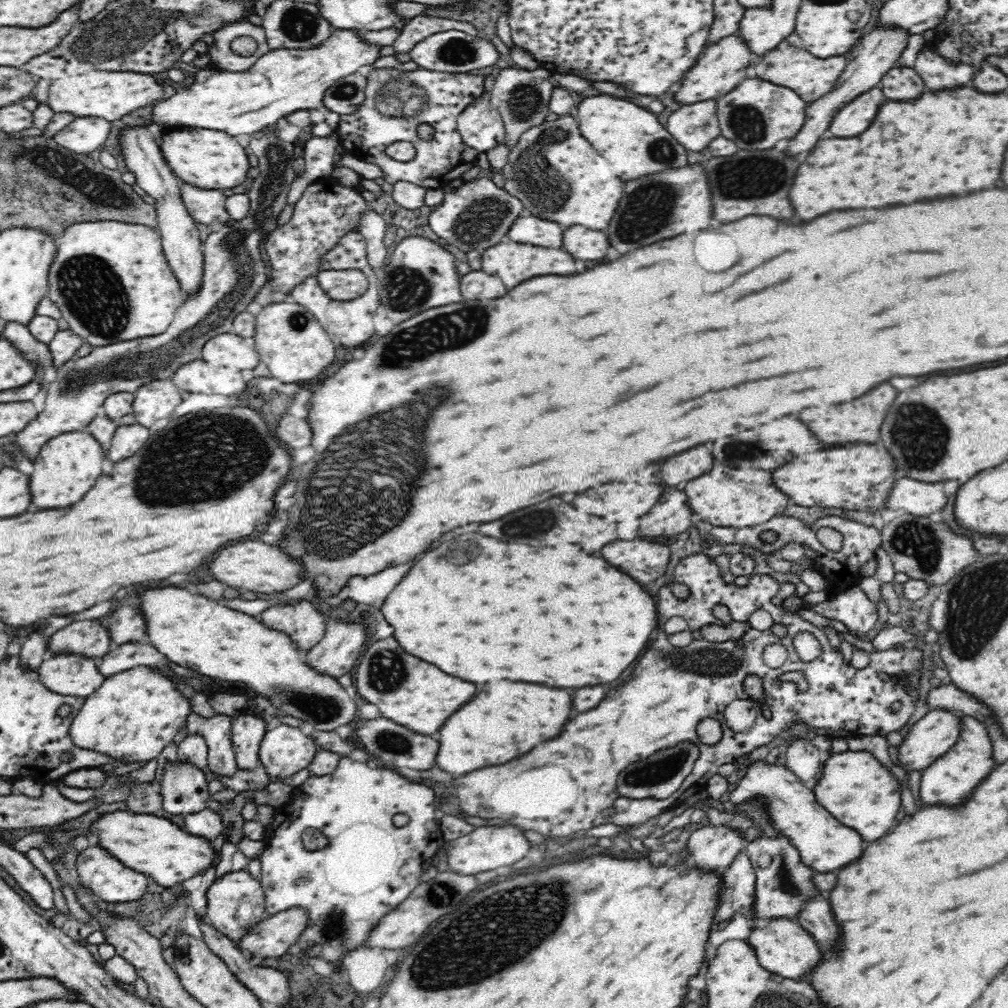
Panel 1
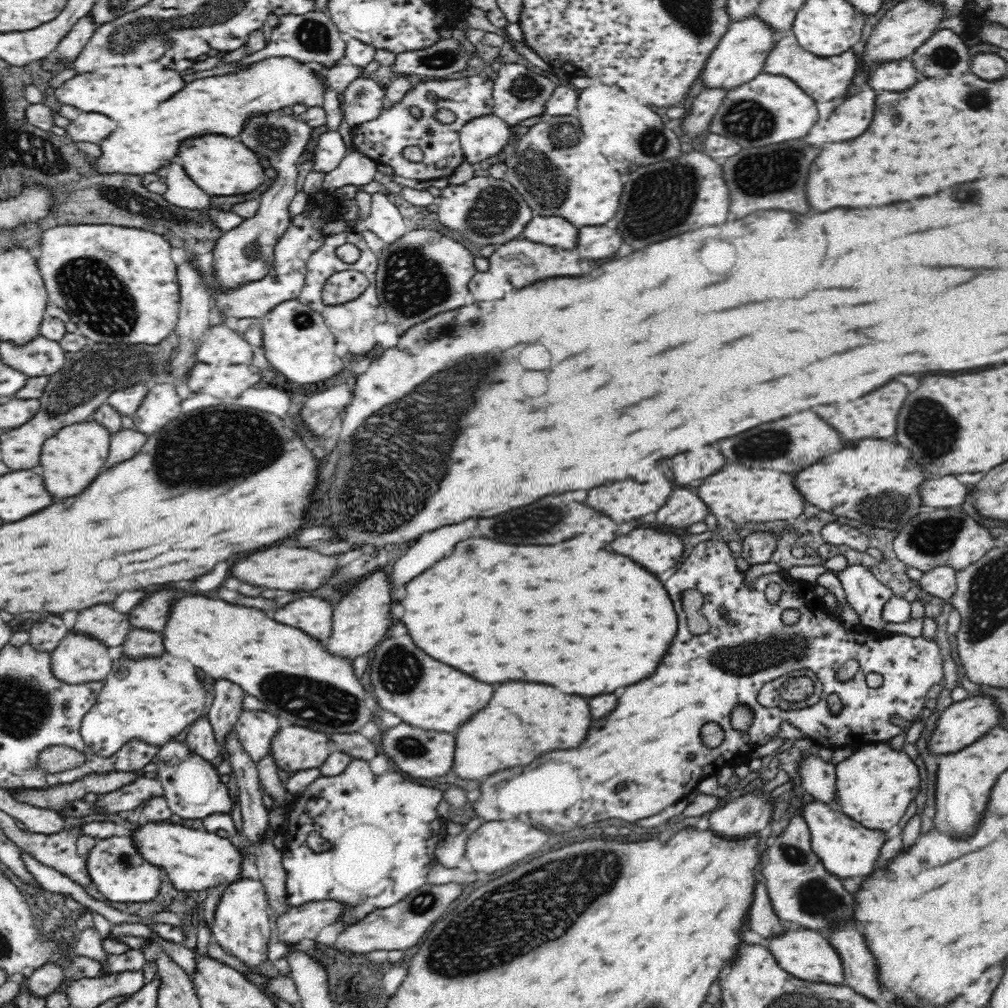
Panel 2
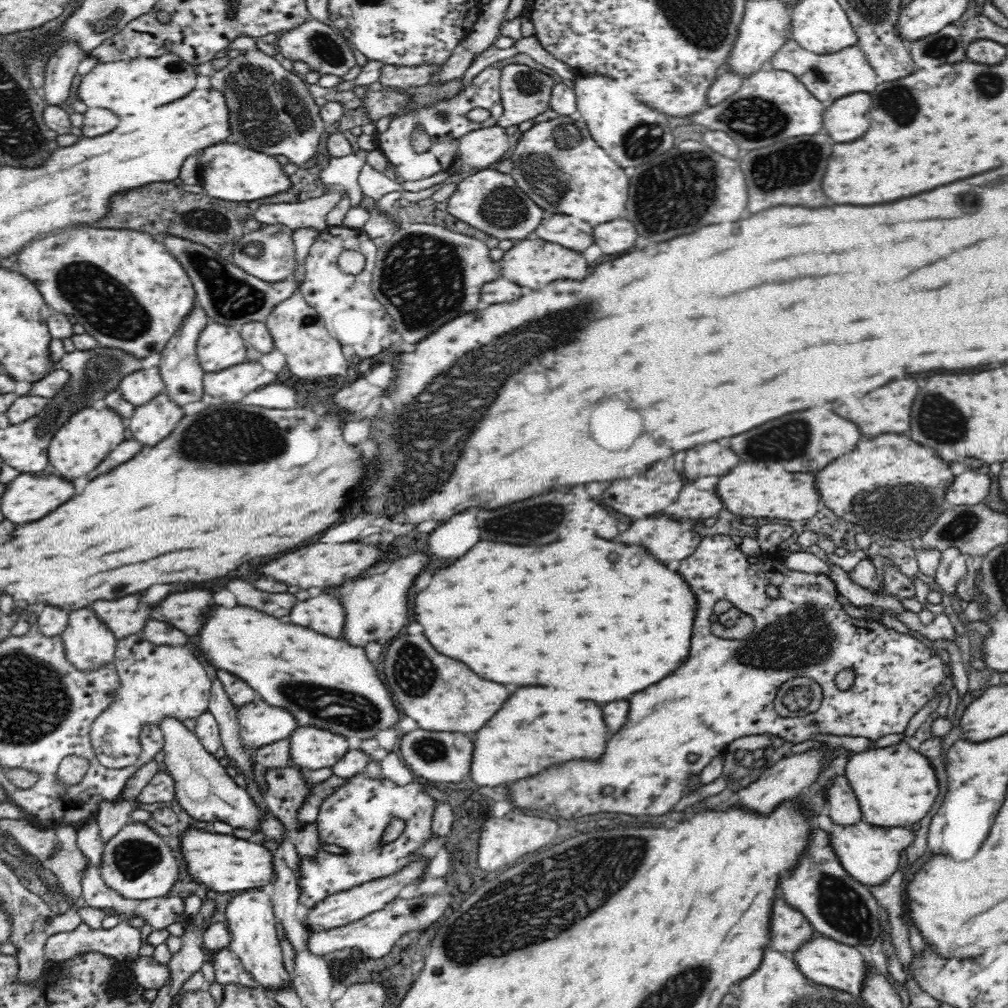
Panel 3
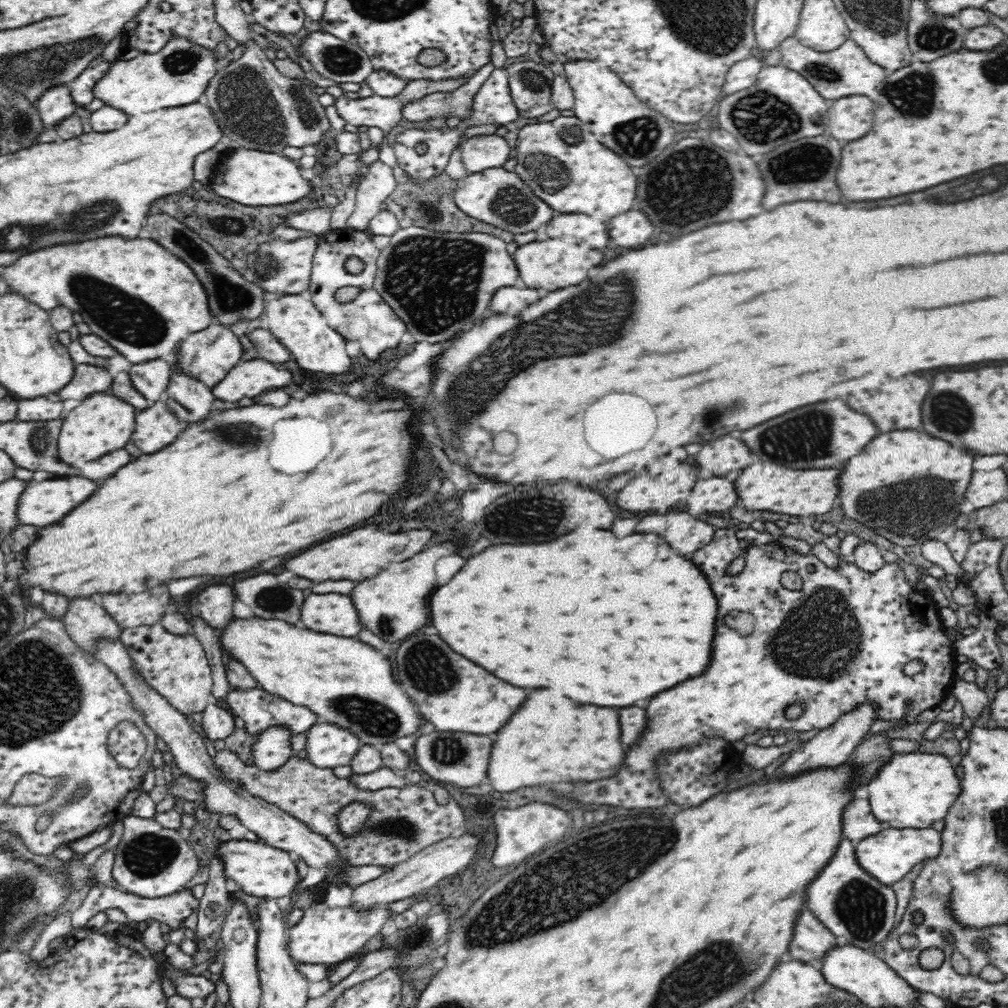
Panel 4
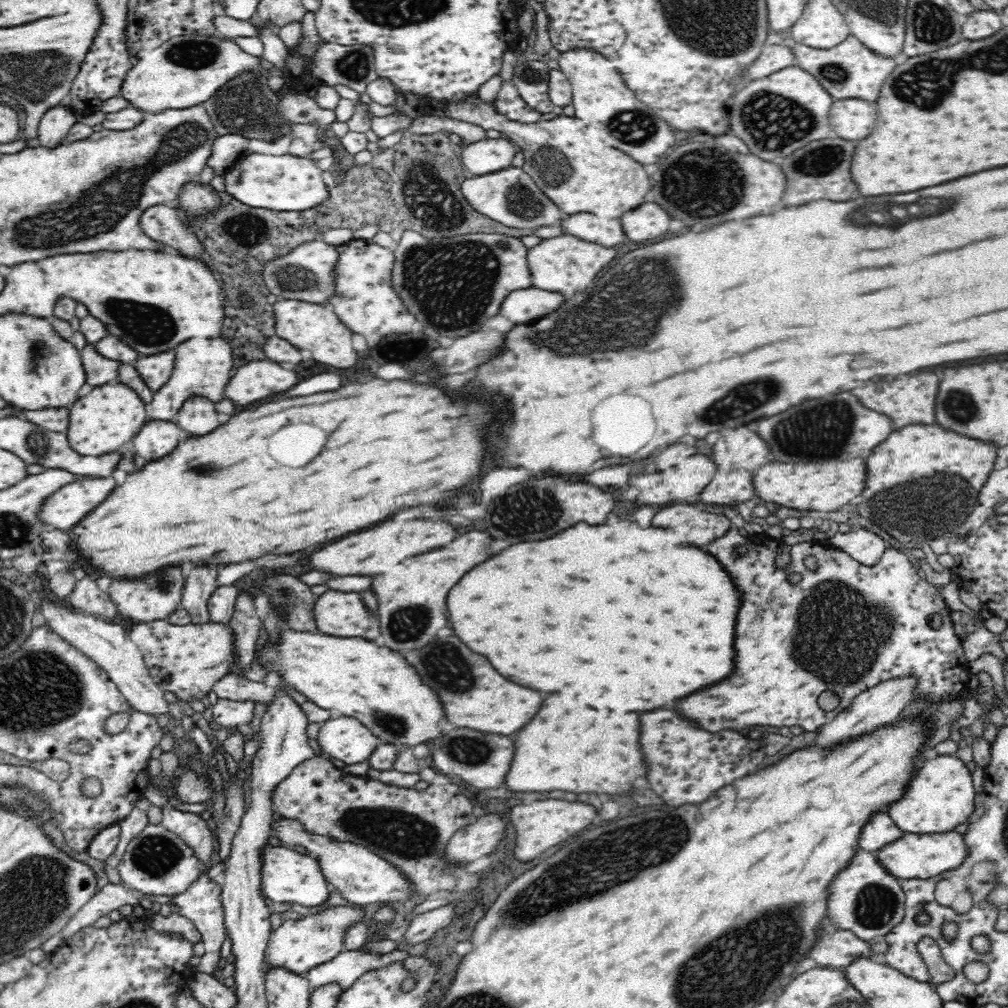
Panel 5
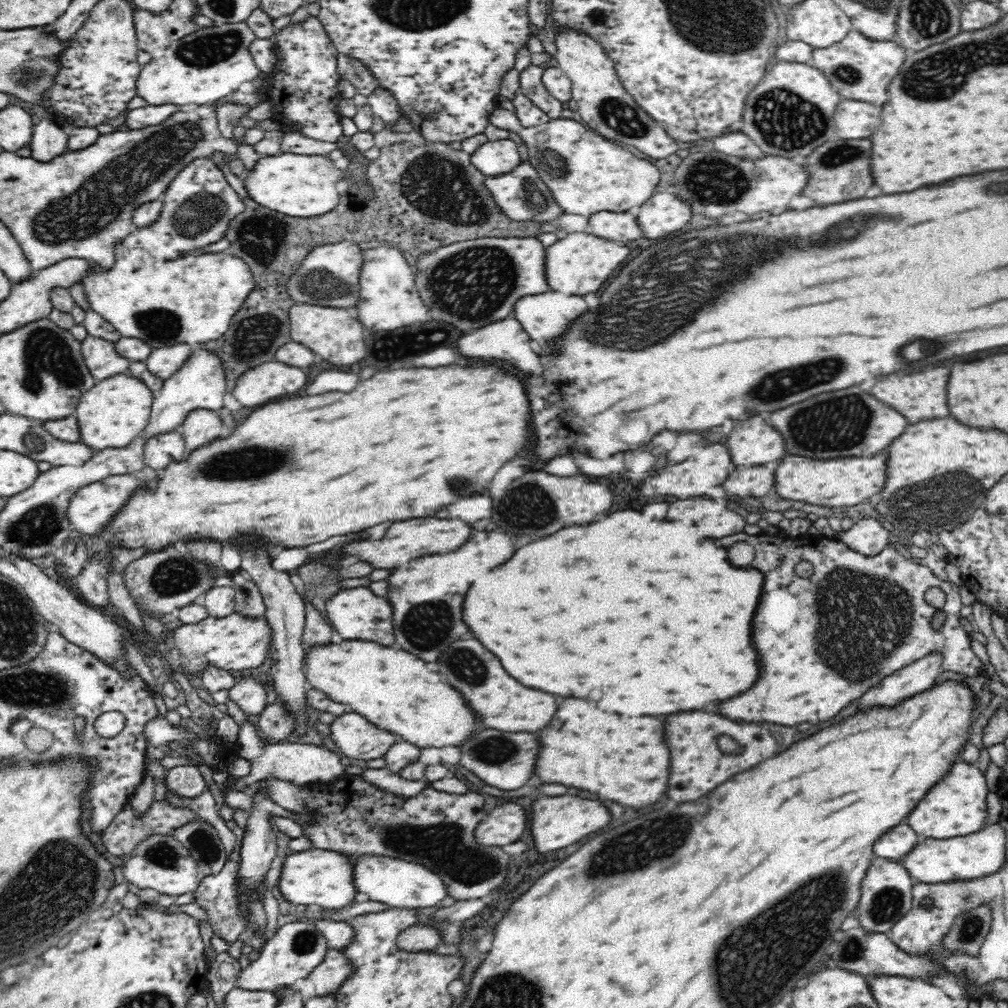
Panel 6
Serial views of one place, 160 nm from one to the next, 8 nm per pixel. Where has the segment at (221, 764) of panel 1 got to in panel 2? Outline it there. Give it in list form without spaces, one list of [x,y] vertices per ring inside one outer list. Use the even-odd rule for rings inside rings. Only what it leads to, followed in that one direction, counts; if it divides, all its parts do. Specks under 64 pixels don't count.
[[[215,679],[213,684],[215,698],[207,713],[206,719],[212,725],[214,739],[221,748],[221,754],[217,762],[228,761],[230,755],[226,751],[226,739],[228,733],[235,728],[235,724],[242,712],[242,696],[246,692],[240,688],[240,685],[230,682],[226,679]]]

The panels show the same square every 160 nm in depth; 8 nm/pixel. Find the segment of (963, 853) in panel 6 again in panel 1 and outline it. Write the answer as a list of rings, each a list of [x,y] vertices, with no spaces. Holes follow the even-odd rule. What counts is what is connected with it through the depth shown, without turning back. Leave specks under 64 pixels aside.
[[[764,760],[747,764],[745,776],[738,782],[736,789],[729,794],[729,805],[737,807],[756,800],[764,804],[770,824],[774,831],[786,837],[800,855],[804,865],[817,872],[834,872],[848,862],[860,858],[862,837],[854,829],[840,824],[816,801],[810,785],[800,781],[788,769],[787,764],[769,764]]]

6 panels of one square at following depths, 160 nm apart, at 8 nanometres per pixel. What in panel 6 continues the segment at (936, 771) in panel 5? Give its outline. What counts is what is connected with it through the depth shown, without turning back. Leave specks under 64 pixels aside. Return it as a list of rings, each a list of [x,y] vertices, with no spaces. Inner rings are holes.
[[[960,760],[938,784],[930,787],[928,794],[916,804],[916,810],[912,810],[905,822],[923,839],[945,839],[972,834],[983,829],[988,791],[982,772]]]

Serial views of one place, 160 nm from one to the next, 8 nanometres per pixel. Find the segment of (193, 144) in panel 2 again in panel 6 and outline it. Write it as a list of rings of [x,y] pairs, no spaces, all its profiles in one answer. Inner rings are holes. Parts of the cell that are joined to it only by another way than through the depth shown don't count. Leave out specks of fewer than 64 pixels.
[[[281,153],[262,155],[252,169],[244,170],[239,178],[243,180],[247,195],[256,204],[289,217],[310,218],[339,206],[340,192],[336,189],[336,182],[340,176],[342,171],[328,156]]]

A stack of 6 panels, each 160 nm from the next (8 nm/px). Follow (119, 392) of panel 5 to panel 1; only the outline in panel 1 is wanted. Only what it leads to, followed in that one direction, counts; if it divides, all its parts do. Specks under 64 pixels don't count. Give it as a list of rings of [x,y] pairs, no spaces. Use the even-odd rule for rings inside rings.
[[[85,430],[59,434],[51,438],[36,455],[32,474],[28,476],[30,509],[62,508],[82,500],[84,492],[88,492],[98,477],[103,475],[102,460],[105,453],[100,443]]]

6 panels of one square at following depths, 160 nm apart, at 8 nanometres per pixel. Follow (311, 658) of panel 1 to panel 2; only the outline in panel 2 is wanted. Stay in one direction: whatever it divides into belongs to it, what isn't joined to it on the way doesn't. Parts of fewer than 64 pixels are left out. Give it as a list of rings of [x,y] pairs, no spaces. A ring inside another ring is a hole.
[[[375,572],[342,596],[341,602],[332,612],[332,632],[324,645],[328,653],[336,657],[344,657],[352,662],[356,656],[371,655],[376,644],[388,632],[392,618],[390,618],[390,584],[384,572]]]

